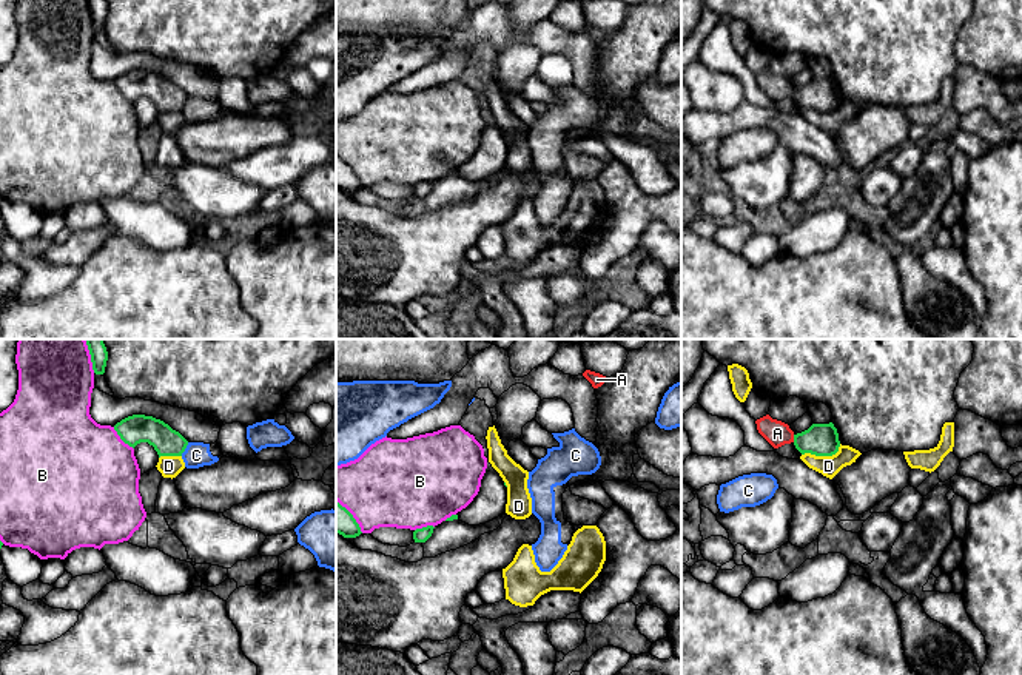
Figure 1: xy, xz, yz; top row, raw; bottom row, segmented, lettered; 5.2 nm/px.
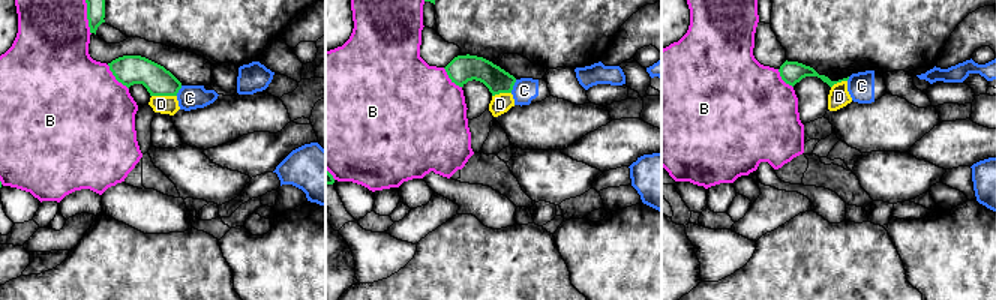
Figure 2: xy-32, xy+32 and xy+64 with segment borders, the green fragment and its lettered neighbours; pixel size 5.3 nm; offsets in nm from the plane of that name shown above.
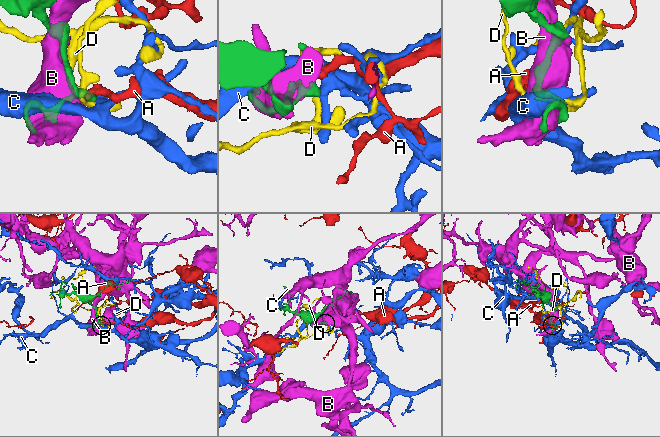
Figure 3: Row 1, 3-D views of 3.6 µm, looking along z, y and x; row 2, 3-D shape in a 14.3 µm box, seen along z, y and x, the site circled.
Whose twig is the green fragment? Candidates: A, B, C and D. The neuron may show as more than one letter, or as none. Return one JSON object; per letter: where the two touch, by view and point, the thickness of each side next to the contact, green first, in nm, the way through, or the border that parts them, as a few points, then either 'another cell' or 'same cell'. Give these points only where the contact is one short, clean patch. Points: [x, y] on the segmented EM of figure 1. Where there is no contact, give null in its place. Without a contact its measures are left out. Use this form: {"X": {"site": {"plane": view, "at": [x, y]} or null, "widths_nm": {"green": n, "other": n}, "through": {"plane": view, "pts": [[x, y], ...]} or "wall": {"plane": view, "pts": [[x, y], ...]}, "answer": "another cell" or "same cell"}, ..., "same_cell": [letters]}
{"A": {"site": {"plane": "yz", "at": [794, 438]}, "widths_nm": {"green": 180, "other": 140}, "through": {"plane": "yz", "pts": [[822, 439], [794, 438], [777, 433]]}, "answer": "same cell"}, "B": {"site": {"plane": "xy", "at": [122, 439]}, "widths_nm": {"green": 150, "other": 500}, "answer": "another cell"}, "C": {"site": {"plane": "xy", "at": [185, 447]}, "widths_nm": {"green": 140, "other": 130}, "answer": "another cell"}, "D": {"site": {"plane": "yz", "at": [822, 455]}, "widths_nm": {"green": 180, "other": 110}, "wall": {"plane": "yz", "pts": [[840, 444], [831, 455], [802, 455]]}, "answer": "another cell"}, "same_cell": ["A"]}

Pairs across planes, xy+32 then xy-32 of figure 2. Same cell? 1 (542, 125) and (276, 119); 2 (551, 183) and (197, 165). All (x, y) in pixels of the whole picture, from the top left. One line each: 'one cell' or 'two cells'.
1: one cell
2: one cell

